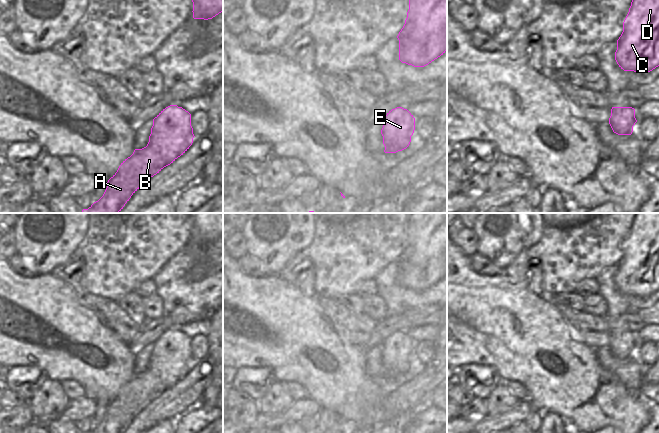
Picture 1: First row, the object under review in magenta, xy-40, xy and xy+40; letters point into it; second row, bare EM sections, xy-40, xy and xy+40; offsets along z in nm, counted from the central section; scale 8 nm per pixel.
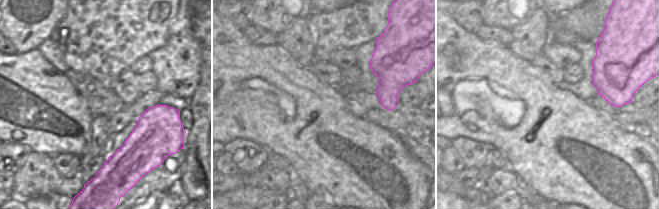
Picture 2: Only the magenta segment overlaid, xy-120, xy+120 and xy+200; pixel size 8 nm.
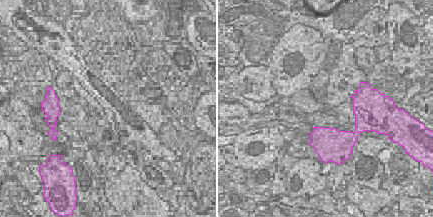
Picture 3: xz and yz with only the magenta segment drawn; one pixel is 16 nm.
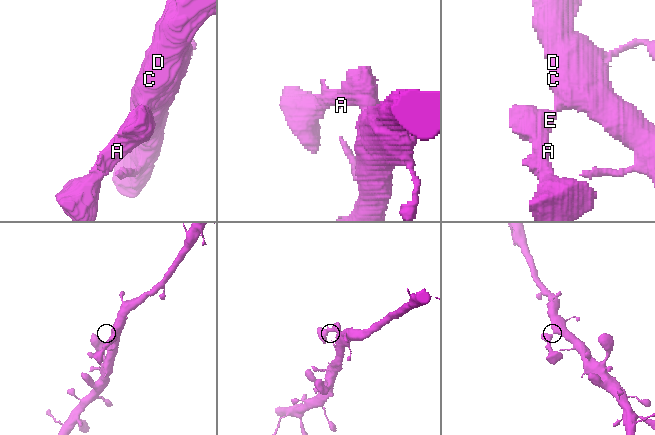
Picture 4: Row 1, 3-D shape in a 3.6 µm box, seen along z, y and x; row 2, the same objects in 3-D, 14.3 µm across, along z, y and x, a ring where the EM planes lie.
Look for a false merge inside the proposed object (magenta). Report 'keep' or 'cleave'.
cleave

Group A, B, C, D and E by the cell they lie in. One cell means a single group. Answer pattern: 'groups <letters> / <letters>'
groups A B E / C D

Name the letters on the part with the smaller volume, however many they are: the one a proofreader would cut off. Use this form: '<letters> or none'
A, B, E

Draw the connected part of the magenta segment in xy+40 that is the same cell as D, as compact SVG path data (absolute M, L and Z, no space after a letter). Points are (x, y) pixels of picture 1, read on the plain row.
M636 213L623 246L623 256L617 264L615 284L624 295L648 297L659 290L659 213Z

